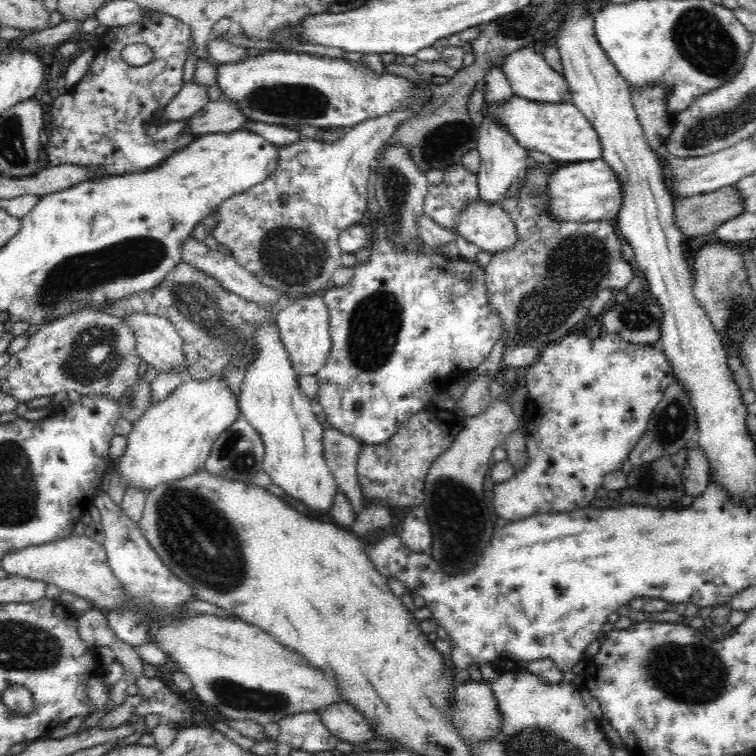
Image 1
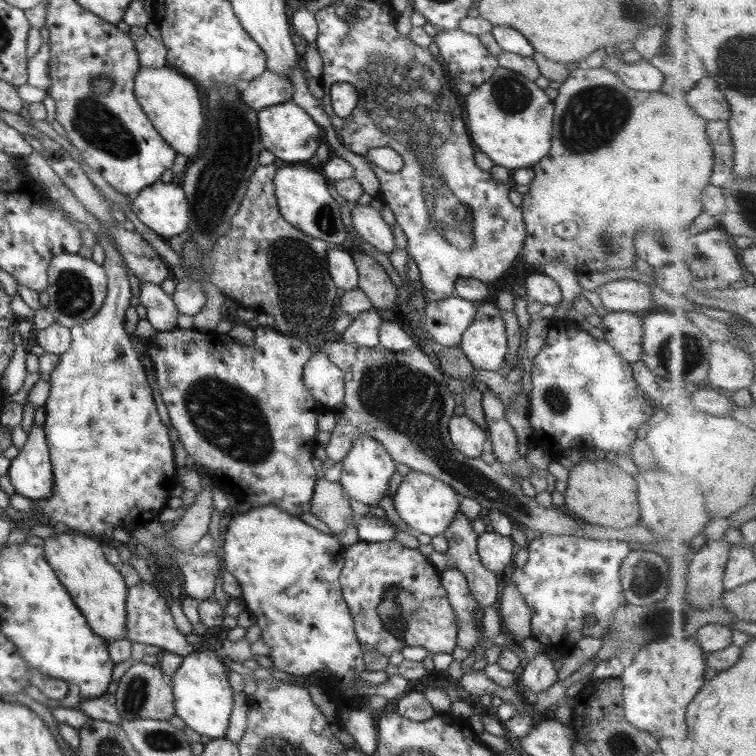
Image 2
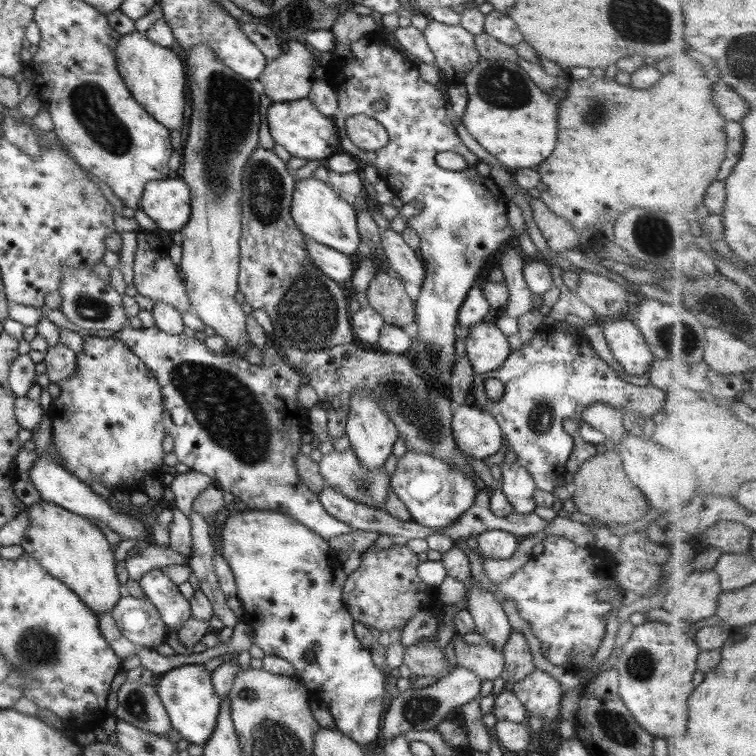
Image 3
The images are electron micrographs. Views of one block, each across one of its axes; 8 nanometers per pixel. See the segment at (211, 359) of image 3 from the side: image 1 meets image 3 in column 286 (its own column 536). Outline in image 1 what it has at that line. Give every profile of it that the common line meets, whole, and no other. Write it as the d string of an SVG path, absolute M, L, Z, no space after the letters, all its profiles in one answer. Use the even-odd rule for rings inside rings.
M602 331L600 337L593 342L587 340L584 334L570 334L562 337L558 342L546 345L538 358L538 362L534 366L530 366L530 370L525 372L526 387L528 389L528 404L532 405L537 412L535 414L540 418L537 431L532 431L526 426L526 446L528 460L526 468L522 472L517 472L516 476L504 484L495 484L494 487L494 512L498 514L498 518L508 520L508 523L515 523L524 520L530 516L548 513L568 513L570 510L580 509L588 506L590 500L596 496L596 490L603 486L604 477L610 472L616 472L622 466L622 462L628 458L632 448L643 437L643 432L648 428L648 422L664 398L664 391L674 382L671 365L667 362L666 356L662 353L659 343L652 345L640 345L630 343L623 340L618 334L608 334Z

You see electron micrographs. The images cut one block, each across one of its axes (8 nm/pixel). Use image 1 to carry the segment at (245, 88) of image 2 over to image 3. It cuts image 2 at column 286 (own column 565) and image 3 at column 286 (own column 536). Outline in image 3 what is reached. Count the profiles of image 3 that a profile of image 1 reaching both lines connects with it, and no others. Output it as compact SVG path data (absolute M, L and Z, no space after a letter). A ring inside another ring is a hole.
M293 40L287 41L283 52L277 58L267 60L261 74L256 78L262 86L262 94L272 103L291 102L306 98L313 81L308 67L312 59L316 62L313 55L301 43Z

